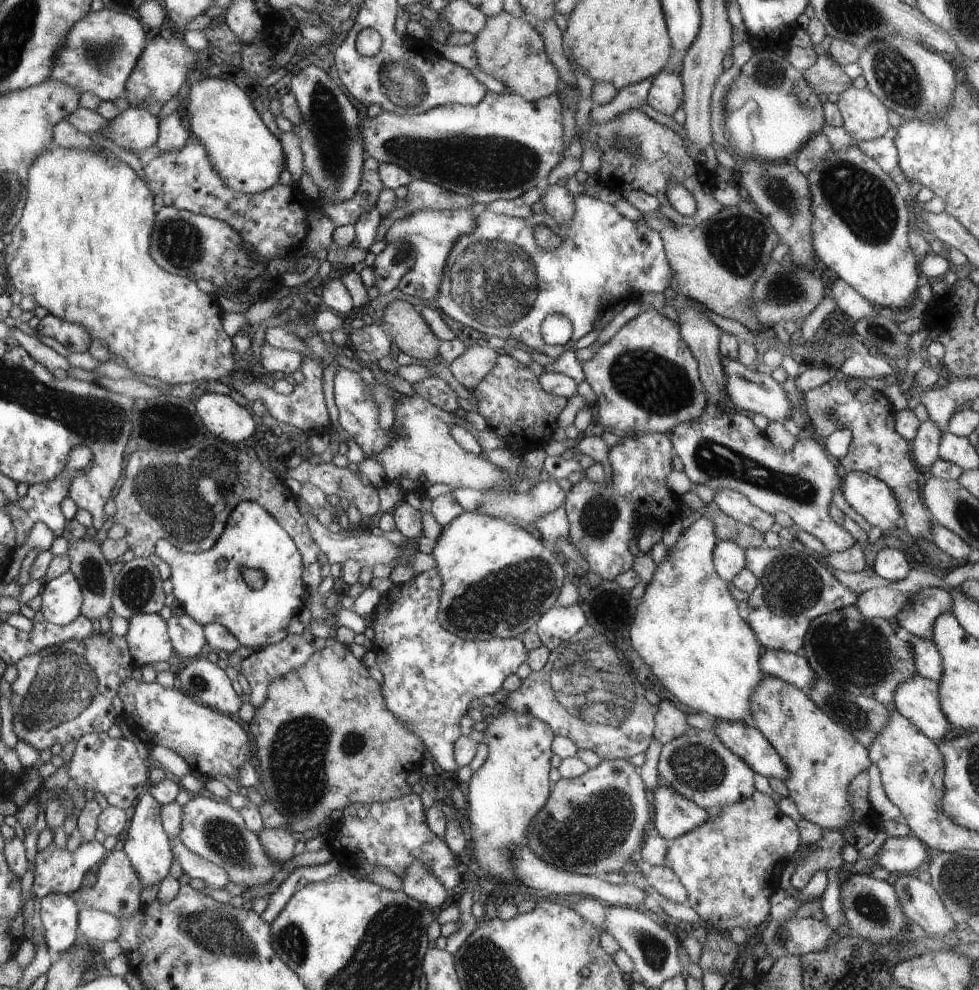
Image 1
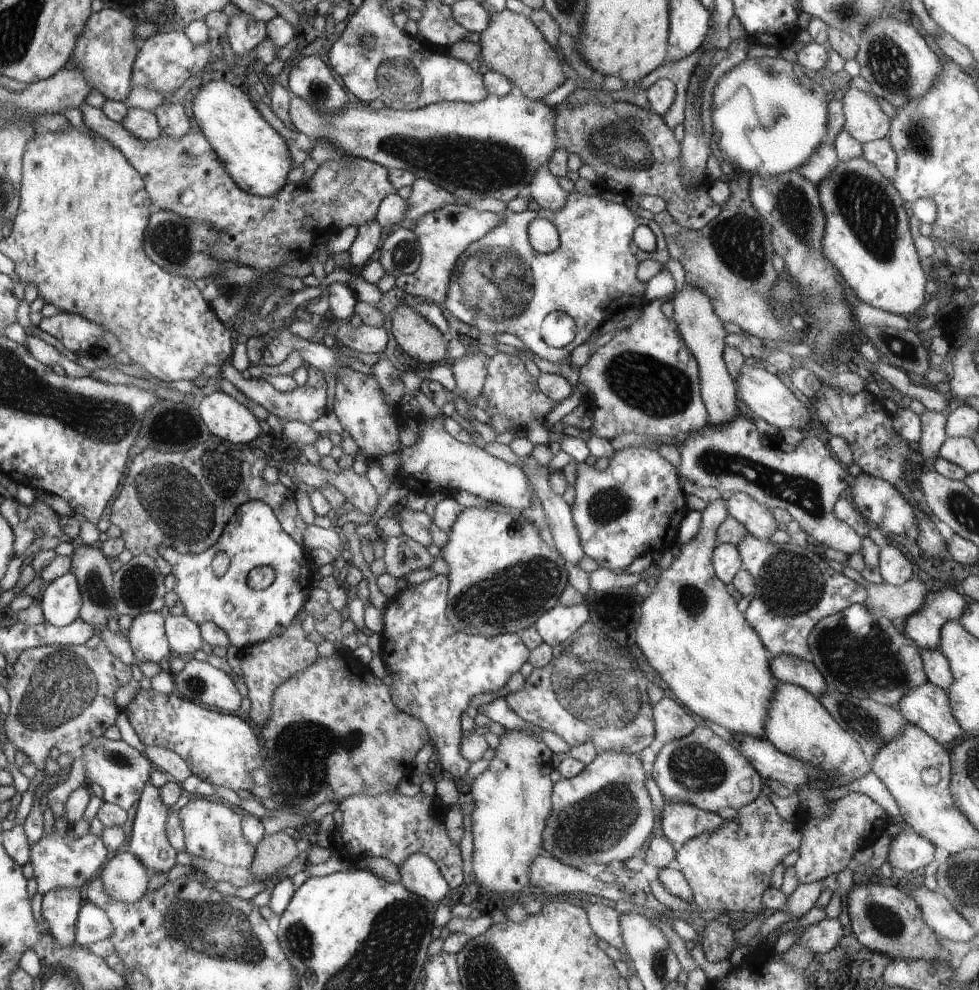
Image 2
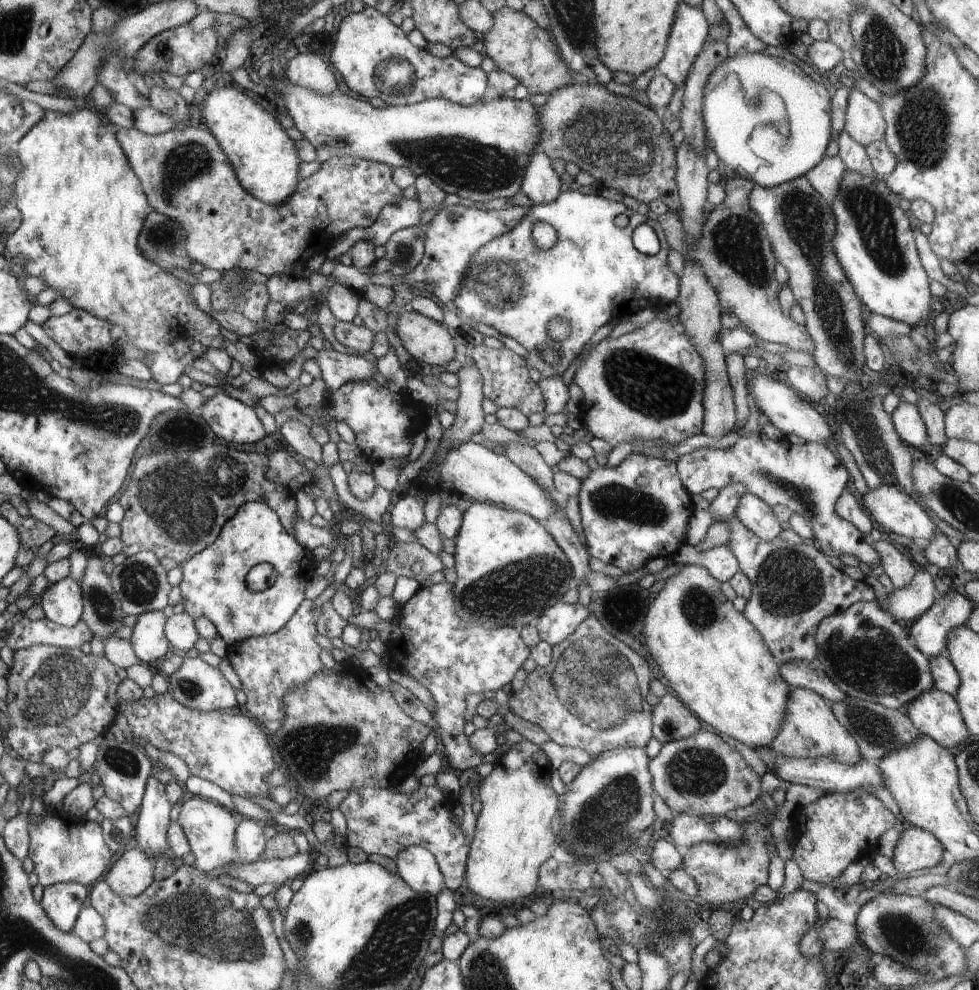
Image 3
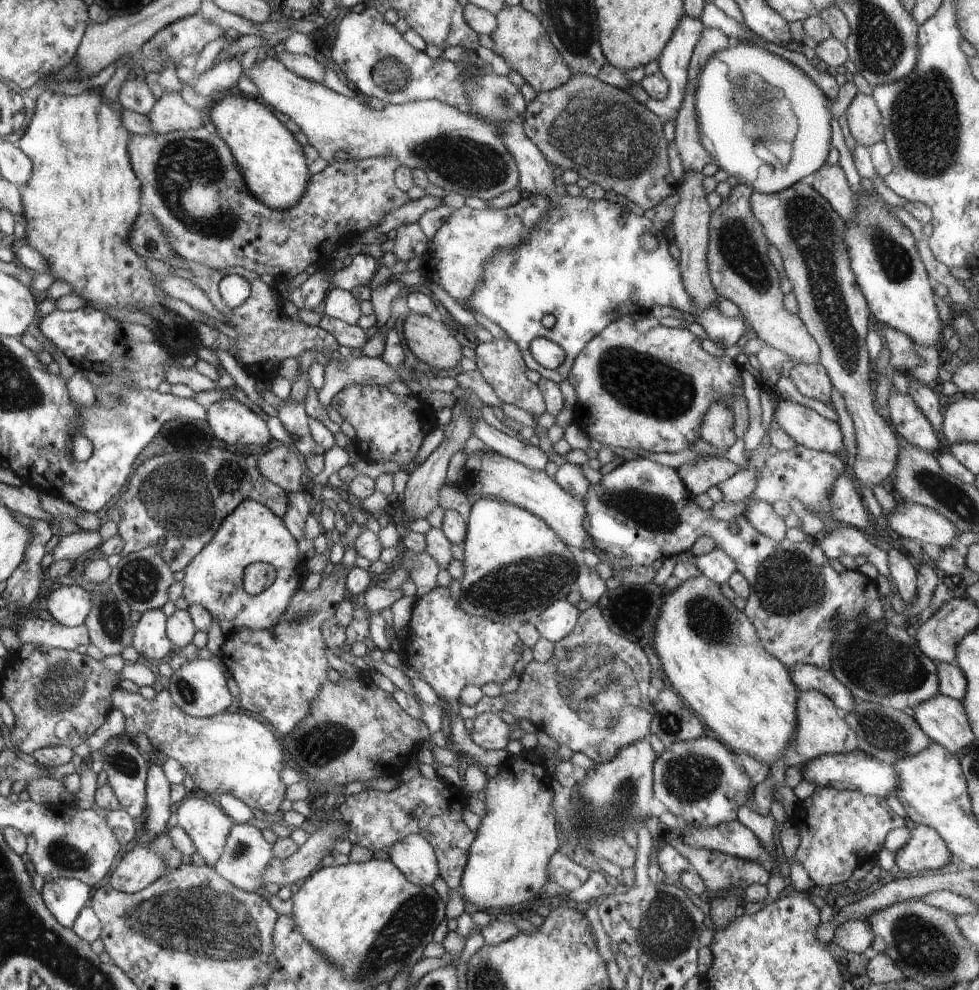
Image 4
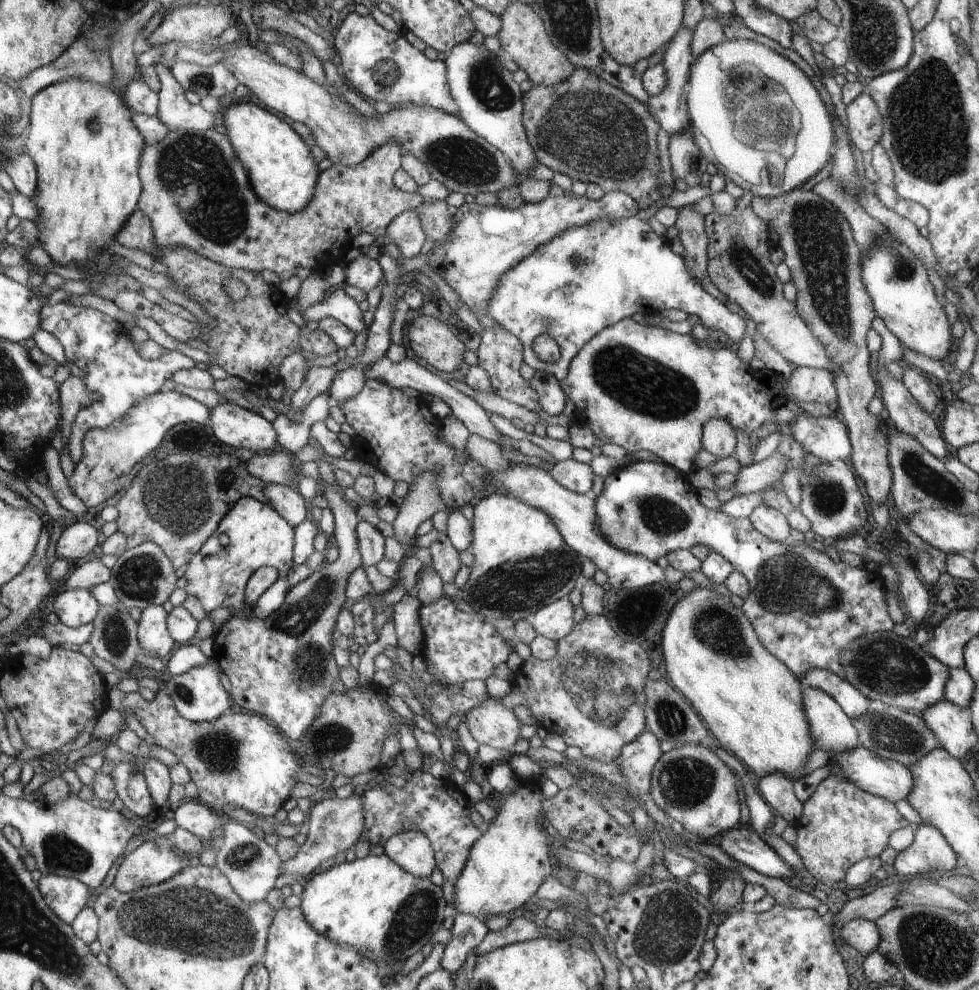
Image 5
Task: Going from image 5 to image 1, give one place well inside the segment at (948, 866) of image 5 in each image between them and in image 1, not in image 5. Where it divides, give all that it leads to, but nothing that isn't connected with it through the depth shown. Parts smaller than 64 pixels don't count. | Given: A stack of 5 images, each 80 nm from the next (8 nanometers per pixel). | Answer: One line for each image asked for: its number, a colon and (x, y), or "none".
1: (895, 854)
2: (909, 851)
3: (917, 849)
4: (925, 849)

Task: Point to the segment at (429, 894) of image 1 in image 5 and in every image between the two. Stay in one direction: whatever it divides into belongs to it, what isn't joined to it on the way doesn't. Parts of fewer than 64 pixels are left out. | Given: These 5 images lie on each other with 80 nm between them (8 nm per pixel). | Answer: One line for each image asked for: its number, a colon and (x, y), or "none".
2: (419, 873)
3: (417, 866)
4: (414, 856)
5: (412, 850)

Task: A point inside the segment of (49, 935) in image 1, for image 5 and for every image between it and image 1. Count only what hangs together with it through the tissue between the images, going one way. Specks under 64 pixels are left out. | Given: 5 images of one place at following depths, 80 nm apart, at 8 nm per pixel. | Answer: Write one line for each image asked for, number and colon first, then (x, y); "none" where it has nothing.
2: (60, 907)
3: (62, 902)
4: (65, 898)
5: (66, 896)

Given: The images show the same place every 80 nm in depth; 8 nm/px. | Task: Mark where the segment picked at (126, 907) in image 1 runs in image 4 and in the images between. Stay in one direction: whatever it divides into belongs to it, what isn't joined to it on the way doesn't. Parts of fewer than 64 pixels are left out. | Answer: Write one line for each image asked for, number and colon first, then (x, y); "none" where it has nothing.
2: (126, 879)
3: (132, 871)
4: (139, 867)

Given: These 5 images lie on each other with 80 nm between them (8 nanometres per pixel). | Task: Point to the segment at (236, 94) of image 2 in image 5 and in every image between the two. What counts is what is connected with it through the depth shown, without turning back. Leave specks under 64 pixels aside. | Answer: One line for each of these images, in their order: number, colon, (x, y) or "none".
3: (261, 154)
4: (271, 162)
5: (283, 174)

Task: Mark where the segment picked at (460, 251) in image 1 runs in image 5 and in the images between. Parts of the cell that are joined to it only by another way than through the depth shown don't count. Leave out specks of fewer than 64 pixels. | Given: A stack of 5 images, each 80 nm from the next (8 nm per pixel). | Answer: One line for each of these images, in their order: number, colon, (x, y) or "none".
2: (501, 285)
3: (593, 276)
4: (580, 265)
5: (623, 267)

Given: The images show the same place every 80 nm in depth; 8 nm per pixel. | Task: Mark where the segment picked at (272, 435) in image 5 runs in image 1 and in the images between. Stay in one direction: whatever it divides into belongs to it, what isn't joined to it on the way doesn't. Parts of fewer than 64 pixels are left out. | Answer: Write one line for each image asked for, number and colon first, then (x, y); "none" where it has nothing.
1: (222, 417)
2: (225, 418)
3: (230, 420)
4: (231, 422)

